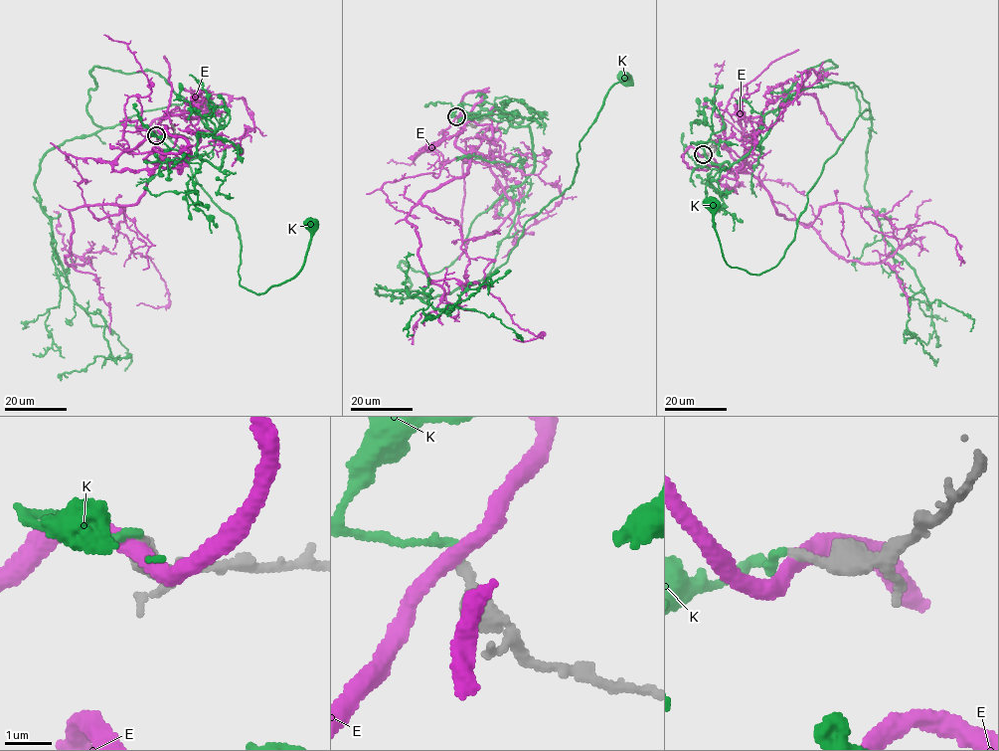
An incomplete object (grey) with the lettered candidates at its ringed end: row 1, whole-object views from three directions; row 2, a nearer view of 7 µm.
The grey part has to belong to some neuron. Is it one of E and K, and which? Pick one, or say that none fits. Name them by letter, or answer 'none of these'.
none of these

